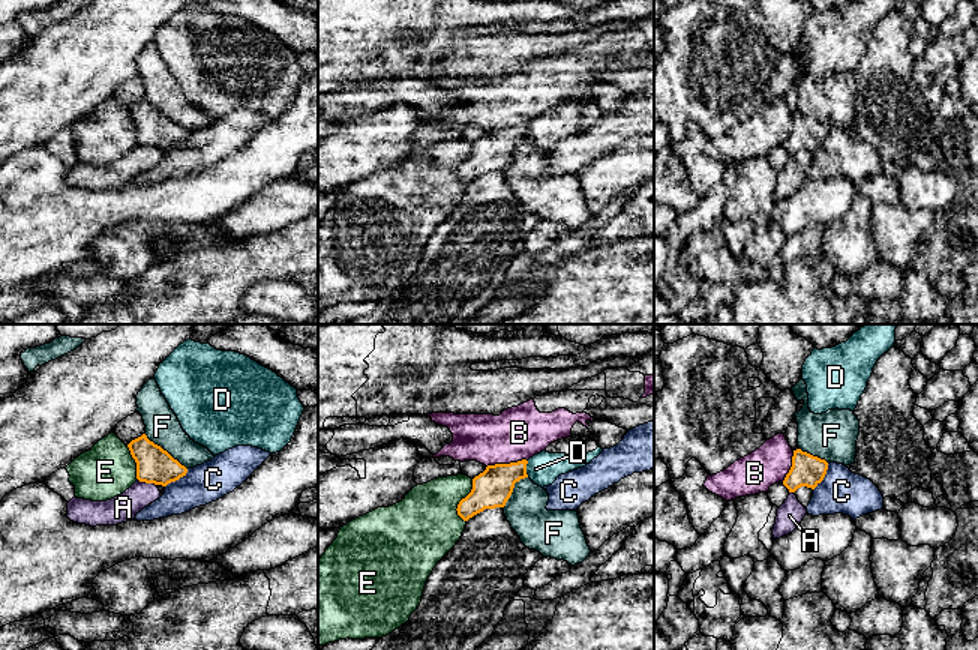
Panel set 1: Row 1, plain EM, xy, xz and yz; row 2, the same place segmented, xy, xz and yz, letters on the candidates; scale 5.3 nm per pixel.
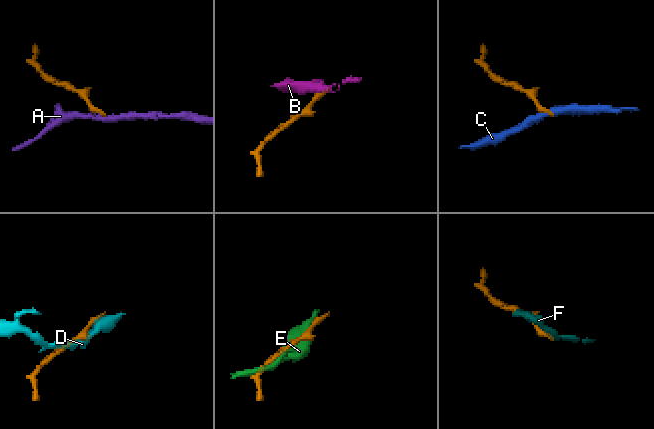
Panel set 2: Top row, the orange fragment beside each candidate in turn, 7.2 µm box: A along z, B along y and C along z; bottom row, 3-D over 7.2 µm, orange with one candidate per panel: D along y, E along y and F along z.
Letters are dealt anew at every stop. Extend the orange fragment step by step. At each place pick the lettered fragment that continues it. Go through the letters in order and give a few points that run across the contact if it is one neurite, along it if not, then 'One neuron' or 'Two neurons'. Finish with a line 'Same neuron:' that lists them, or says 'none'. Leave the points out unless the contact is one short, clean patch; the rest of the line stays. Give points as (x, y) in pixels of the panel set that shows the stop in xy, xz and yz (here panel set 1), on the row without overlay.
A: Two neurons
B: Line: xz (527, 123), (489, 128), (486, 131). Two neurons
C: Two neurons
D: Two neurons
E: Two neurons
F: Line: xy (144, 98), (186, 132). Two neurons
Same neuron: none

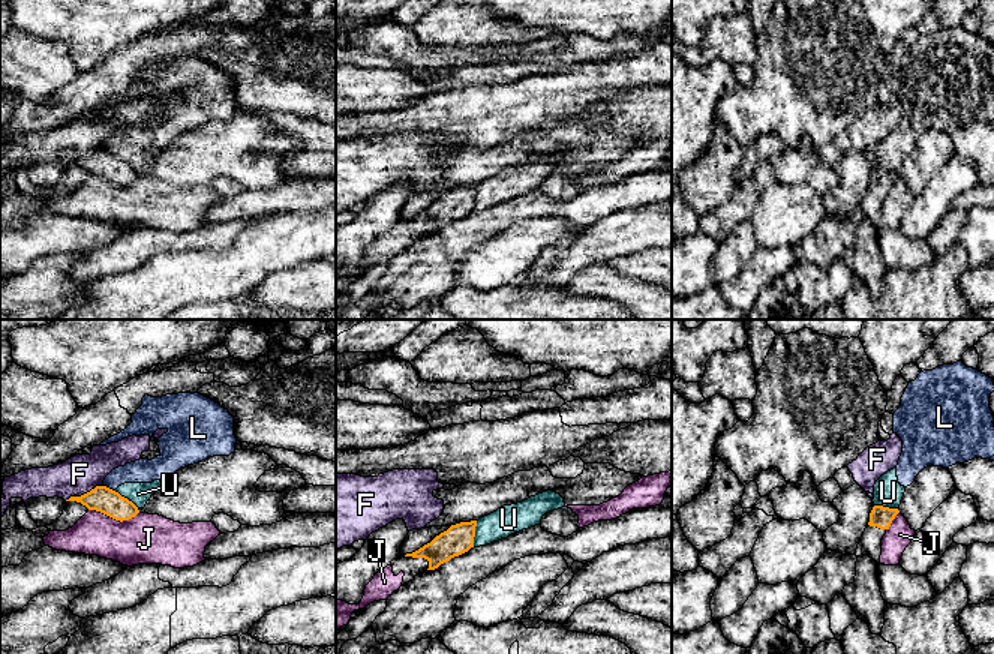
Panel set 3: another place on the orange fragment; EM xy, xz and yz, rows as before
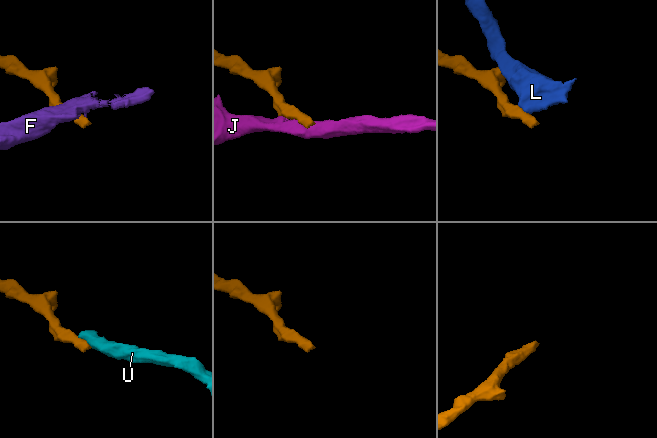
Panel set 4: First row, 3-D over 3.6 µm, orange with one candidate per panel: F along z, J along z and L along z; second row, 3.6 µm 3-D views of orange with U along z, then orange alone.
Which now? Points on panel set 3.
F: Line: xy (102, 149), (65, 164). Two neurons
J: Two neurons
L: Two neurons
U: Line: xz (477, 185), (473, 210). Two neurons
Same neuron: none

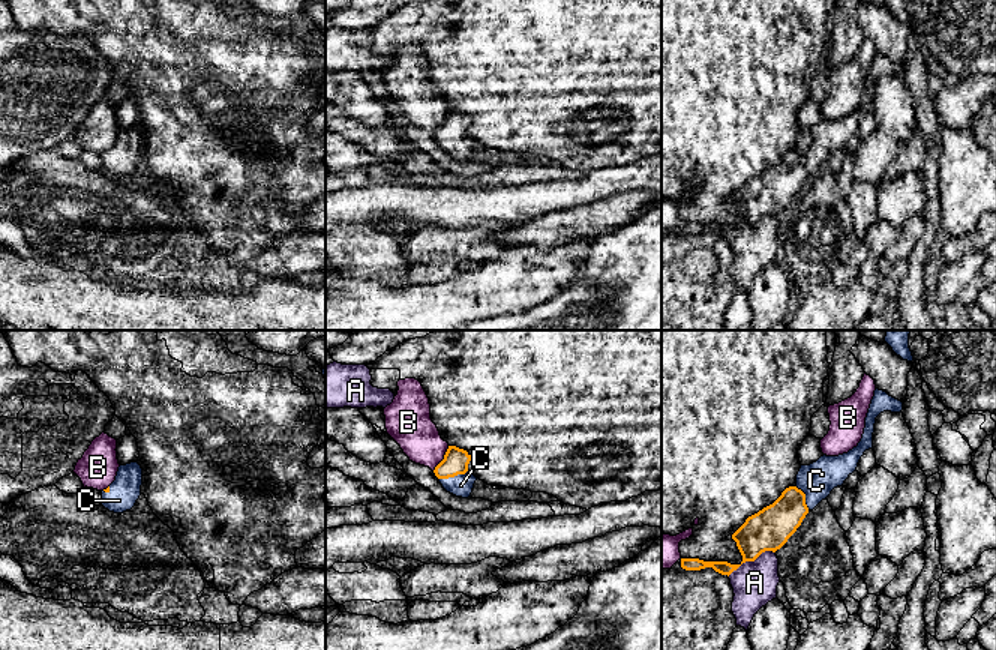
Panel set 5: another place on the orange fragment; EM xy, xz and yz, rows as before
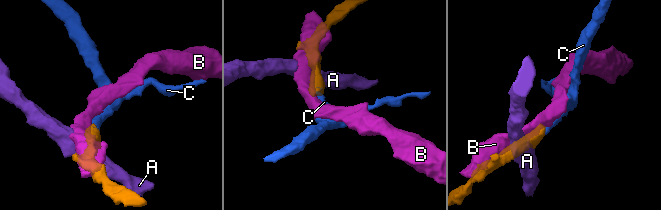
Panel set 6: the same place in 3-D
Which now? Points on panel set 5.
A: Line: yz (774, 215), (762, 215), (753, 224), (743, 225), (728, 239). Two neurons
B: Two neurons
C: Line: xz (456, 123), (453, 140), (461, 149). One neuron
Same neuron: C

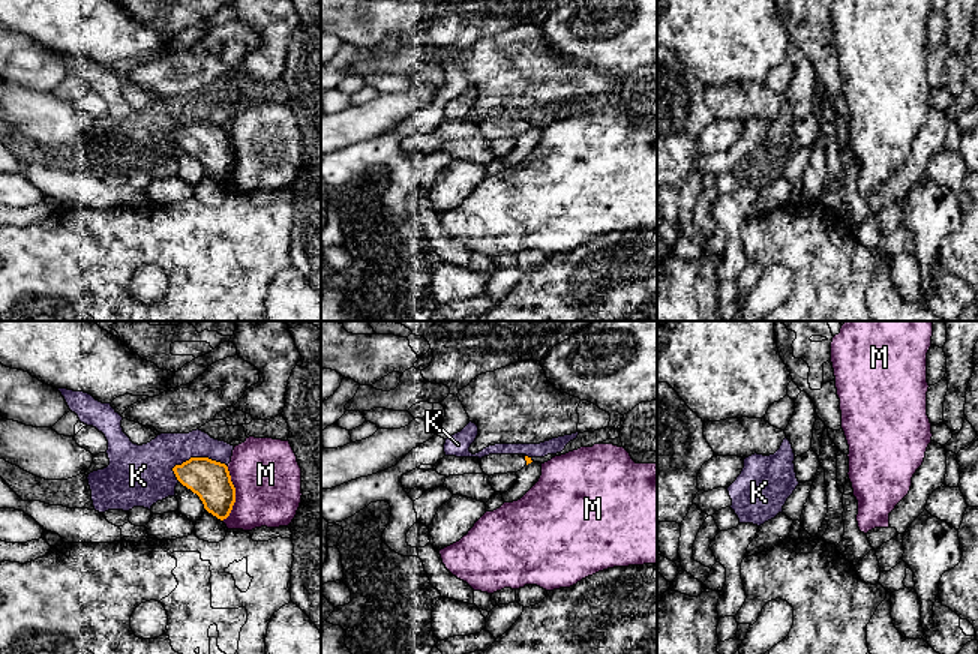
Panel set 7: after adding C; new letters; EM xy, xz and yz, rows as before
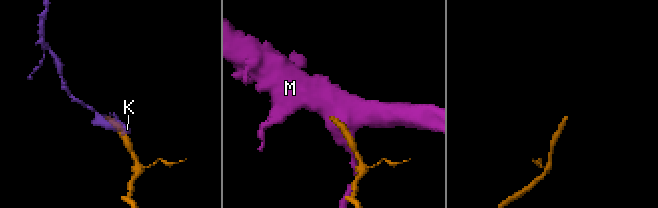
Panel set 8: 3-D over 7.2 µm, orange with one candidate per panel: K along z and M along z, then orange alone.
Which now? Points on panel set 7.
K: Two neurons
M: Two neurons
Same neuron: none

